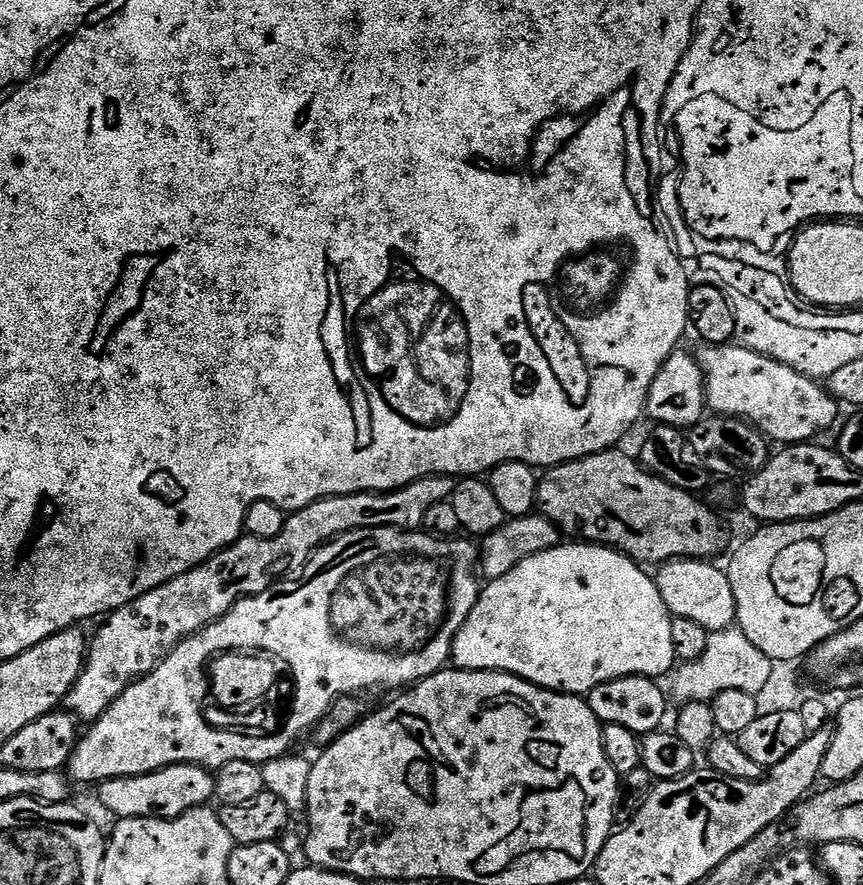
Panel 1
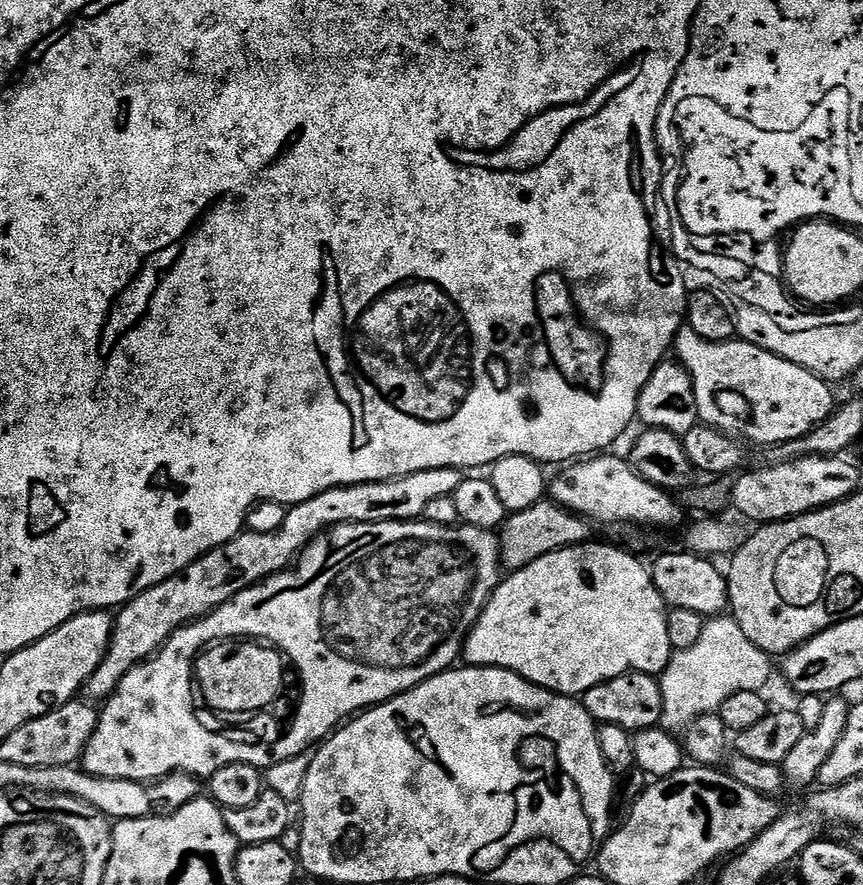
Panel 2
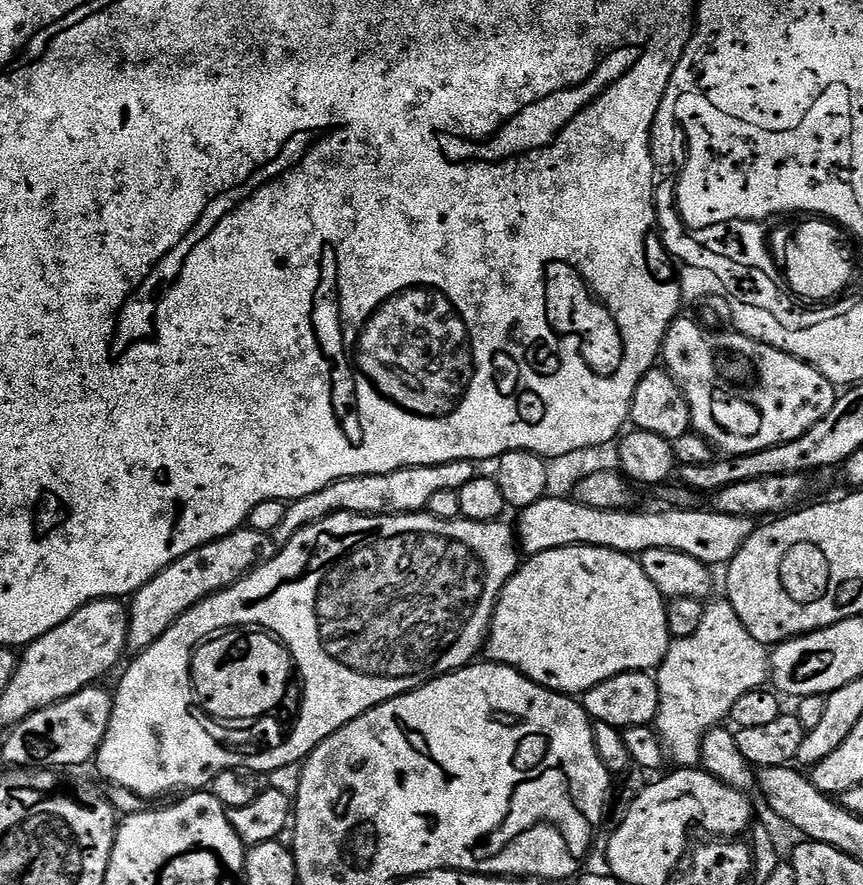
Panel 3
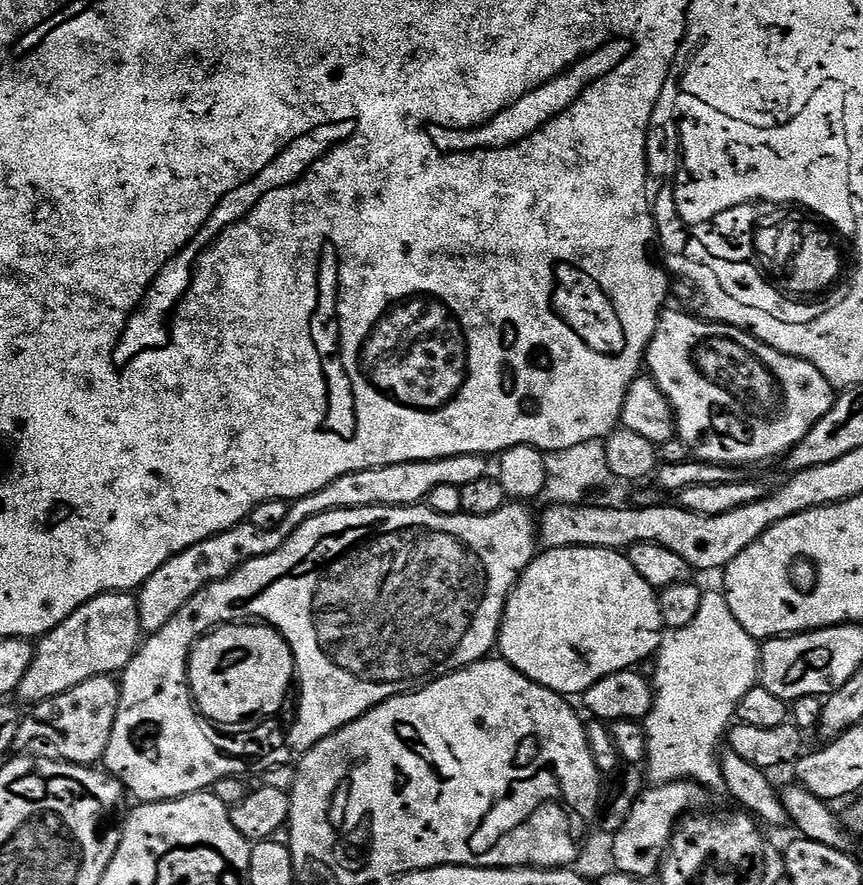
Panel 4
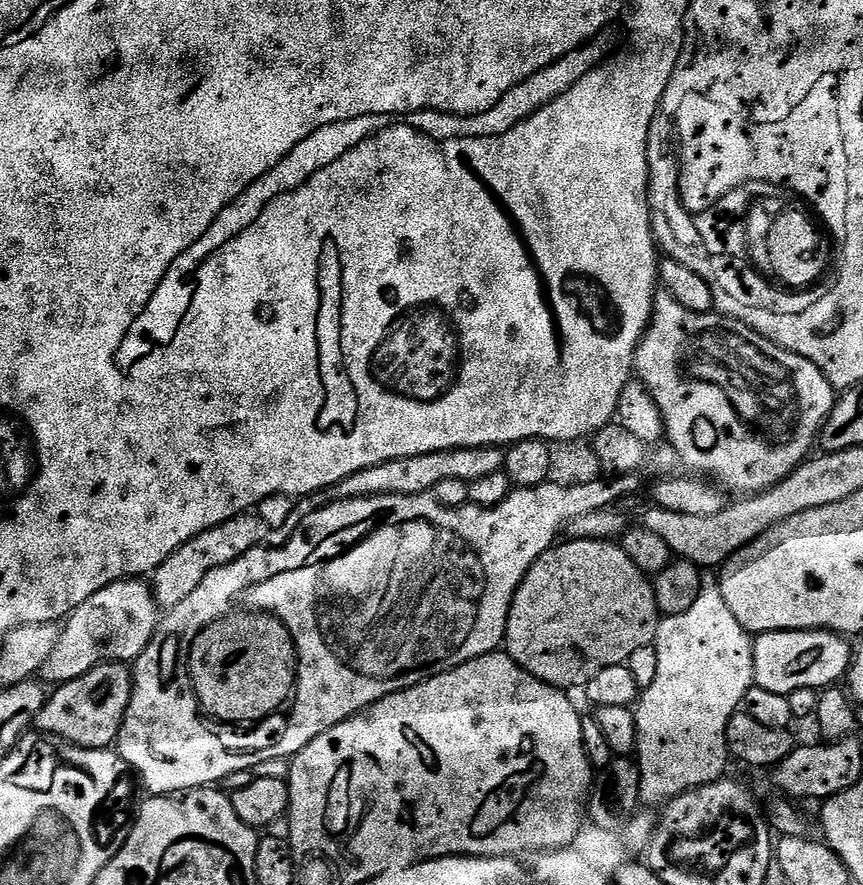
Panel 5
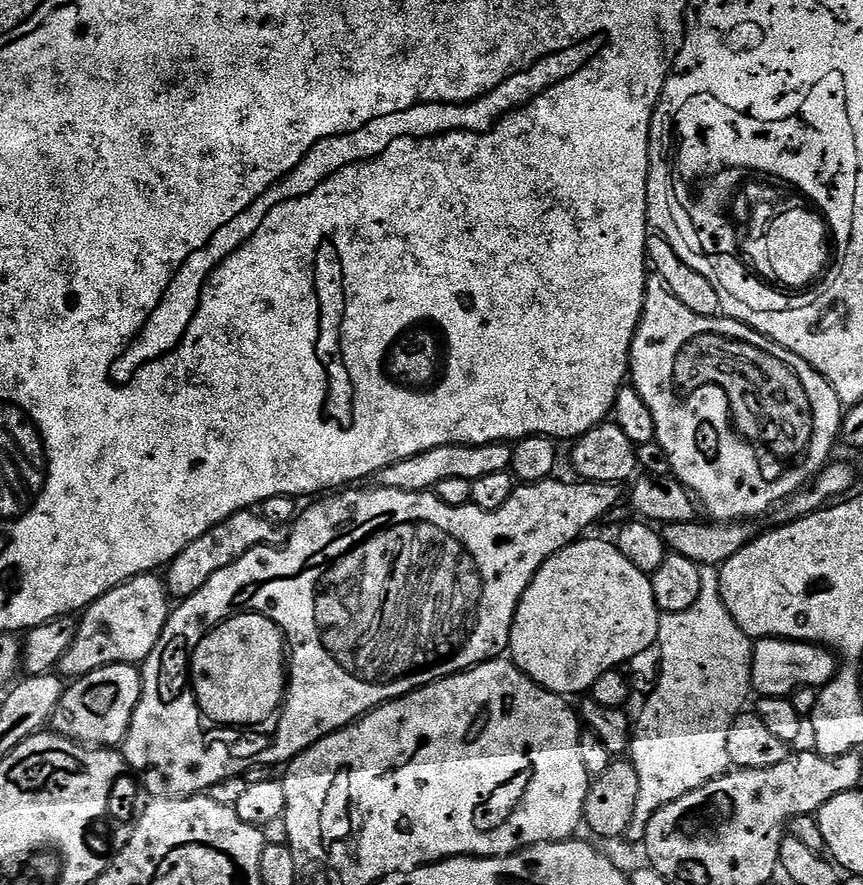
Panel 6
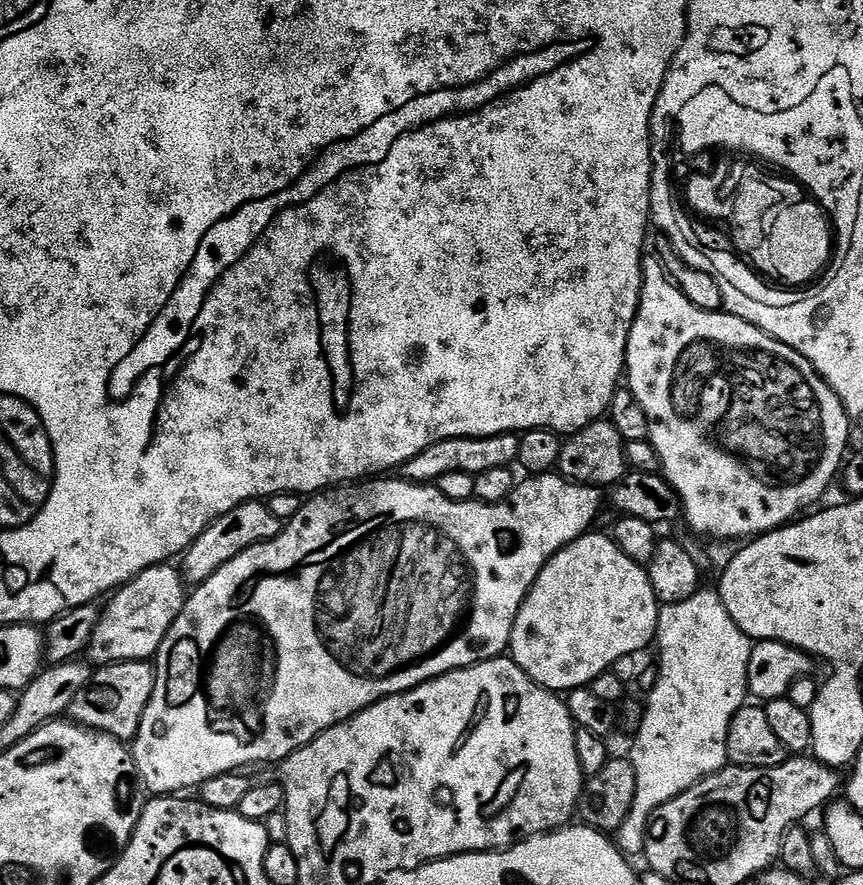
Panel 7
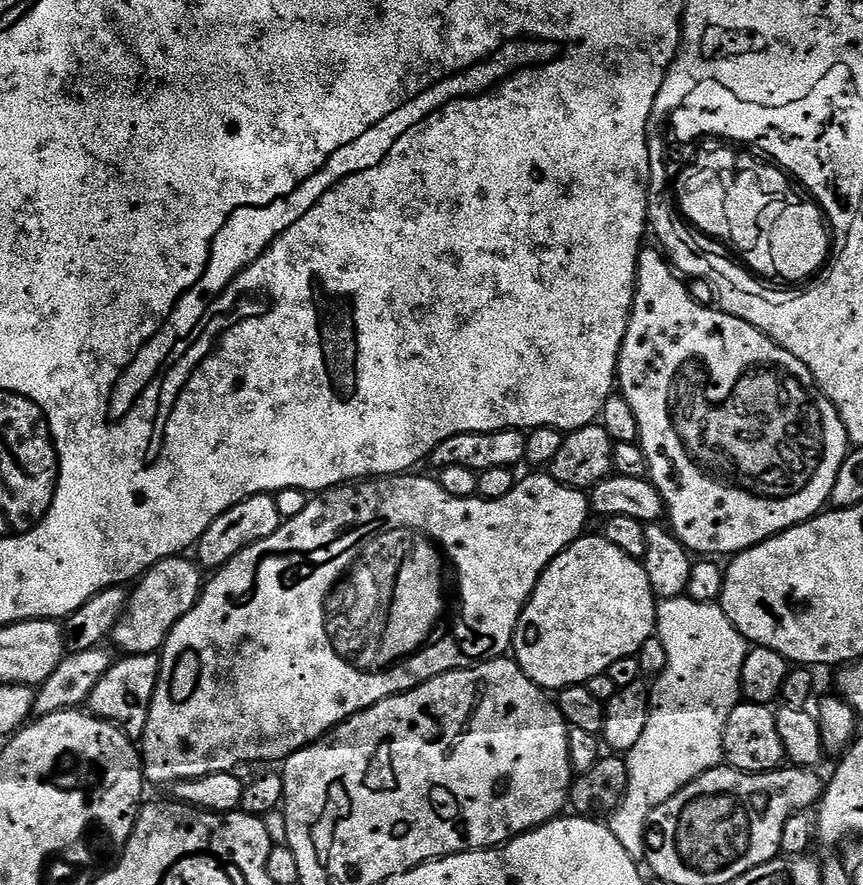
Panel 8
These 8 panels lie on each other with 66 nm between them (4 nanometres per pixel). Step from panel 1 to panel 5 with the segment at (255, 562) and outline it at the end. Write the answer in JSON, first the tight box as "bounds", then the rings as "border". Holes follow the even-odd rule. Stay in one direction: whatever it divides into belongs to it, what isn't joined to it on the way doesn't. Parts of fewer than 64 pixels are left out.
{"bounds":[150,447,504,610],"border":[[[503,447],[494,448],[452,448],[448,452],[431,452],[410,458],[398,458],[378,466],[370,466],[366,470],[358,470],[350,474],[342,482],[331,489],[333,501],[365,500],[371,496],[422,496],[431,493],[438,482],[445,478],[458,478],[469,482],[478,478],[486,478],[486,474],[494,474],[504,467]],[[313,494],[301,499],[284,528],[271,528],[260,520],[259,515],[245,514],[235,516],[233,520],[227,520],[198,534],[174,554],[170,554],[170,558],[166,558],[166,562],[162,562],[162,566],[156,569],[154,573],[156,581],[151,581],[150,584],[152,594],[156,598],[156,607],[161,610],[178,607],[182,602],[186,602],[186,598],[190,598],[190,594],[194,594],[194,590],[198,590],[198,586],[202,586],[206,574],[232,564],[250,550],[262,547],[280,548],[290,539],[292,533],[298,530],[298,526],[306,517],[317,512],[319,508],[325,508],[329,503],[329,497],[324,494]]]}

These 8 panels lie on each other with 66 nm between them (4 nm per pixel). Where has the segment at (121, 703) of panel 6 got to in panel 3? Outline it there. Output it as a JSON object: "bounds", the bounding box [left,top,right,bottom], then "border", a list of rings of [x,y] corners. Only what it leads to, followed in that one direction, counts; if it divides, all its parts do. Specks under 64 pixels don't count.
{"bounds":[4,686,113,770],"border":[[[89,686],[70,698],[60,700],[49,708],[38,710],[30,714],[21,724],[15,725],[7,733],[8,741],[4,744],[4,760],[8,766],[15,766],[20,770],[32,770],[39,766],[44,770],[68,770],[64,768],[76,768],[93,759],[98,749],[102,746],[102,738],[106,738],[106,730],[110,726],[110,714],[112,713],[113,693],[101,686]]]}

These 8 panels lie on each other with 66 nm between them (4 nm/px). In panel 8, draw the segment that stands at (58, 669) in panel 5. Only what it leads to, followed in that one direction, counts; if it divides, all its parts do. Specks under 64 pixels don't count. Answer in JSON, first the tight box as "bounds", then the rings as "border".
{"bounds":[110,555,202,656],"border":[[[178,555],[159,560],[153,568],[139,577],[135,585],[137,588],[131,589],[120,620],[110,633],[111,643],[117,649],[120,647],[121,653],[129,656],[159,653],[172,627],[196,605],[196,600],[202,591],[202,579],[200,580],[202,572],[191,559],[190,561],[184,559],[188,558]]]}

